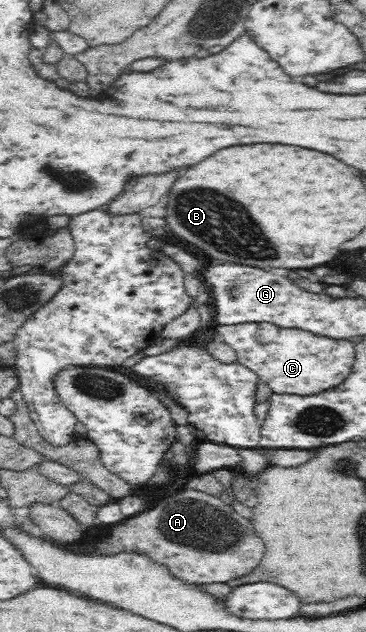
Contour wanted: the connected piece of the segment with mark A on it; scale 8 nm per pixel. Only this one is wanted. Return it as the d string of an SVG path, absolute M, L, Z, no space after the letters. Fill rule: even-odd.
M183 489L176 495L166 496L154 509L125 518L113 527L112 539L124 545L124 549L137 549L147 553L152 559L167 565L176 577L188 583L228 583L231 579L248 575L256 569L264 555L264 543L256 537L252 523L218 496L206 492Z

